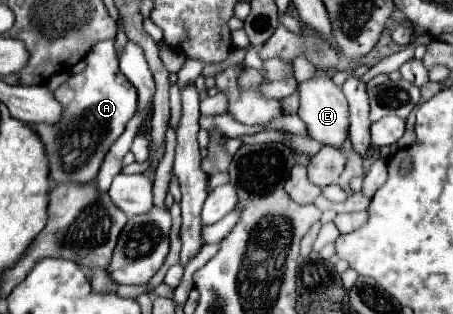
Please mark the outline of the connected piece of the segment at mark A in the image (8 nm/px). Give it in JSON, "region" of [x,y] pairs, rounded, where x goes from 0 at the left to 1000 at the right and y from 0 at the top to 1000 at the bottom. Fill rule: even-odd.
{"region":[[[252,127],[216,134],[190,178],[190,217],[155,242],[119,293],[119,312],[137,331],[137,376],[110,401],[71,401],[106,497],[106,567],[119,586],[199,586],[212,573],[243,465],[265,439],[300,357],[305,306],[260,217]]]}

